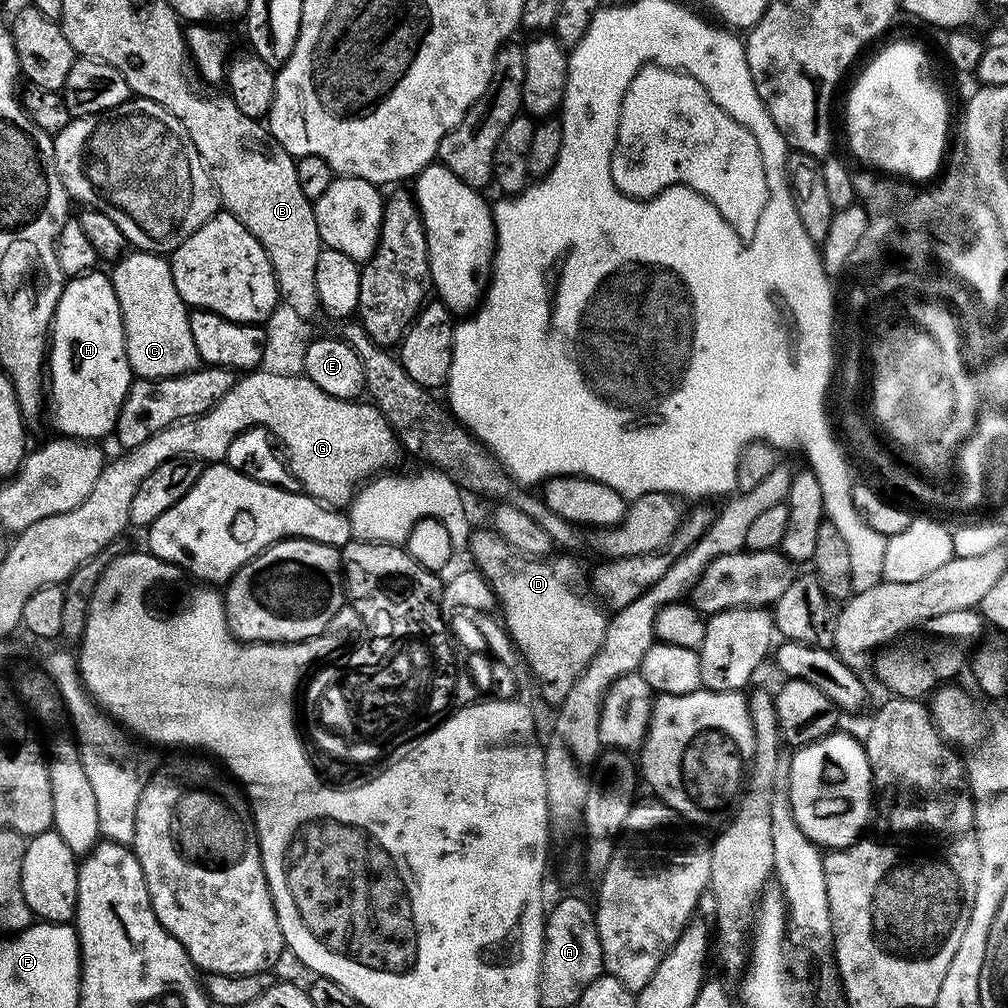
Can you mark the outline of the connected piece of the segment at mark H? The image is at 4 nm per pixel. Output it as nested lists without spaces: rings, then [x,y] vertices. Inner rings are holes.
[[[93,270],[83,276],[71,277],[65,283],[54,310],[46,357],[46,392],[50,397],[52,424],[60,431],[57,433],[64,438],[89,442],[103,441],[103,436],[111,437],[116,431],[118,414],[133,379],[124,345],[124,323],[111,275],[104,273],[103,276],[100,270]]]

